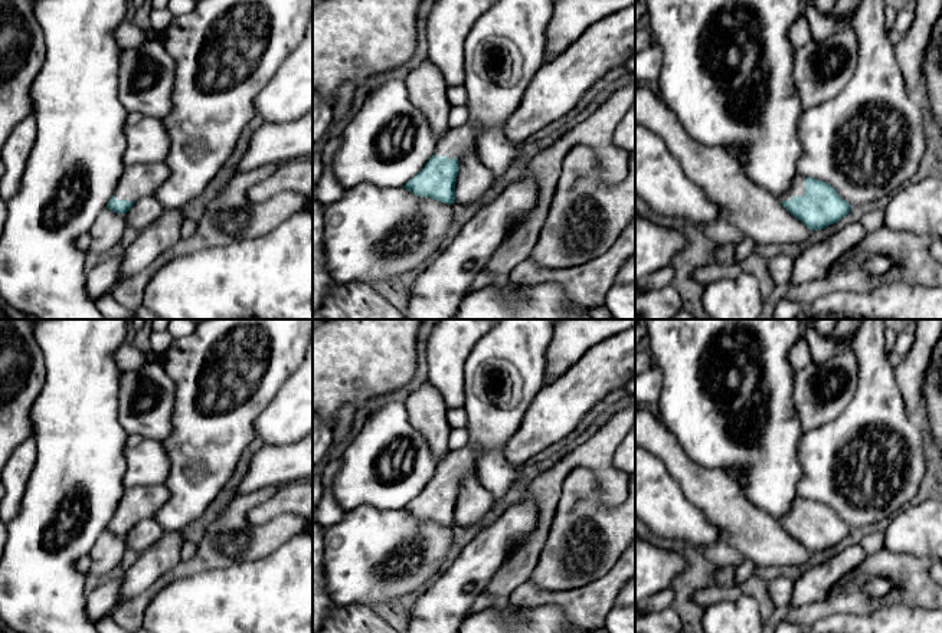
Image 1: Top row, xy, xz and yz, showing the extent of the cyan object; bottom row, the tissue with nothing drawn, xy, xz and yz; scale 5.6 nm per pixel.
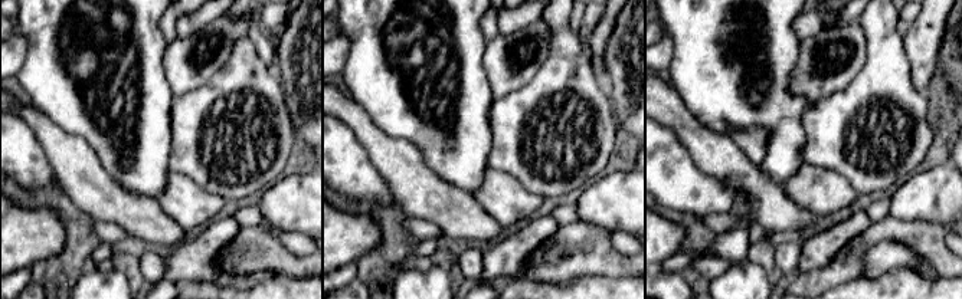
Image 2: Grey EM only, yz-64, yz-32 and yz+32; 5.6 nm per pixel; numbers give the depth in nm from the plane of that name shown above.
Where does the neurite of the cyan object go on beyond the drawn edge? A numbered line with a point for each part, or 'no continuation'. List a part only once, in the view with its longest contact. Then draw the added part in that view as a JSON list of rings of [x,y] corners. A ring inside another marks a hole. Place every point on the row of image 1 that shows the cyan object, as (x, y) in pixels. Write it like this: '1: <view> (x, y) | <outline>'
1: yz (798, 186) | [[[797,174],[789,190],[778,197],[779,201],[791,200],[795,196],[804,196],[805,194],[805,180],[807,180],[805,176]]]

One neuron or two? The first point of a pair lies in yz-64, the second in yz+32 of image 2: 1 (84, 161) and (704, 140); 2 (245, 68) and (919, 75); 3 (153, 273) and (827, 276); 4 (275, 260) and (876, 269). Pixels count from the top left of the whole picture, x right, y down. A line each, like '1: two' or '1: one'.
1: one
2: two
3: two
4: two

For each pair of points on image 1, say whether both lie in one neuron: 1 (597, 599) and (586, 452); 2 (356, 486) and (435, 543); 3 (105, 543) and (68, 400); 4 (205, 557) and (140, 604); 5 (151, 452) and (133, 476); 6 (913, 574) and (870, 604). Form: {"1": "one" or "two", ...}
{"1": "two", "2": "two", "3": "two", "4": "one", "5": "one", "6": "one"}

